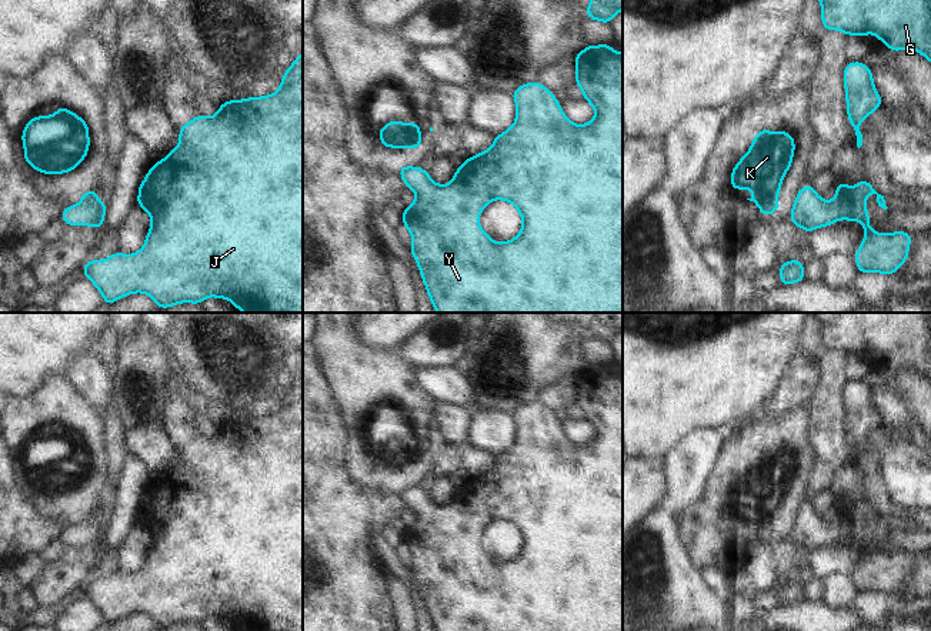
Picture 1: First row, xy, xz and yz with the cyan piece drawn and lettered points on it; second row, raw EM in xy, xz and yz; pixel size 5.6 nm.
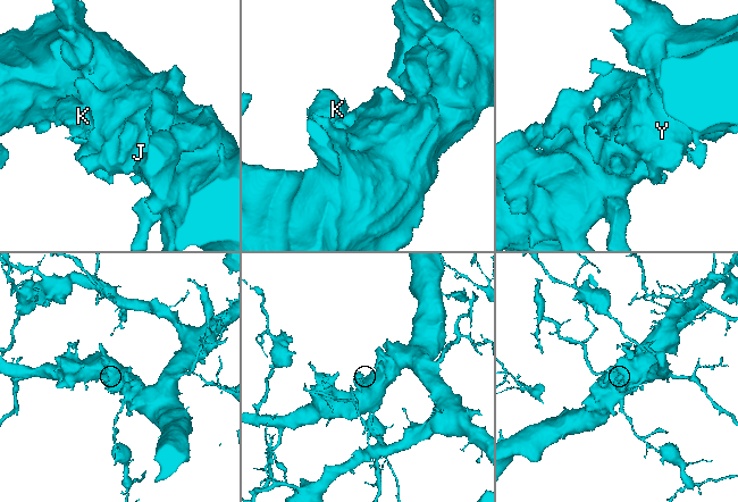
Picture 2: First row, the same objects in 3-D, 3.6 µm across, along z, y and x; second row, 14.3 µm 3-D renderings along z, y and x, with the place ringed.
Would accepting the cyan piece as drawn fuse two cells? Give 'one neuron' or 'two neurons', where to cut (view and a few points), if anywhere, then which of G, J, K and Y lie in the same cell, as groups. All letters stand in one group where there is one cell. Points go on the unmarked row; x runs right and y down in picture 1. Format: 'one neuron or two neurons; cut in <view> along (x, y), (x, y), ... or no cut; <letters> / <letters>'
two neurons; cut in xy along (93, 513), (82, 521); G J Y / K

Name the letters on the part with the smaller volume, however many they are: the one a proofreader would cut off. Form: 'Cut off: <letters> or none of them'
Cut off: K

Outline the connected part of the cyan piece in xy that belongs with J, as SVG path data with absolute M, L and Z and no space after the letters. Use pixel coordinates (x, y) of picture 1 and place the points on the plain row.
M303 371L284 391L280 408L264 417L228 420L217 428L214 437L196 435L178 450L180 463L167 477L150 487L139 505L136 524L151 537L144 565L134 574L114 572L103 581L89 580L83 594L97 607L109 625L131 612L149 614L160 630L178 622L201 624L207 617L230 620L241 631L303 631Z

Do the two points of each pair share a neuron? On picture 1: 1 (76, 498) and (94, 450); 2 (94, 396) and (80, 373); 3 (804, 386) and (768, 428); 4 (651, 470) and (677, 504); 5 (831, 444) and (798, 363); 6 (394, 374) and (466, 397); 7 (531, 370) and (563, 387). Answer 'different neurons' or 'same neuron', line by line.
1: same neuron
2: same neuron
3: different neurons
4: different neurons
5: different neurons
6: different neurons
7: different neurons

